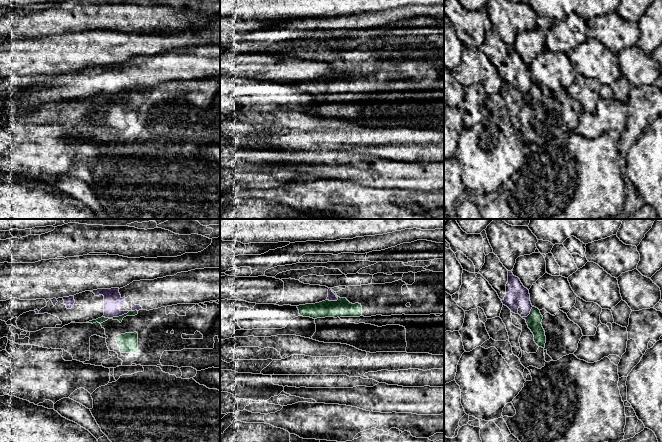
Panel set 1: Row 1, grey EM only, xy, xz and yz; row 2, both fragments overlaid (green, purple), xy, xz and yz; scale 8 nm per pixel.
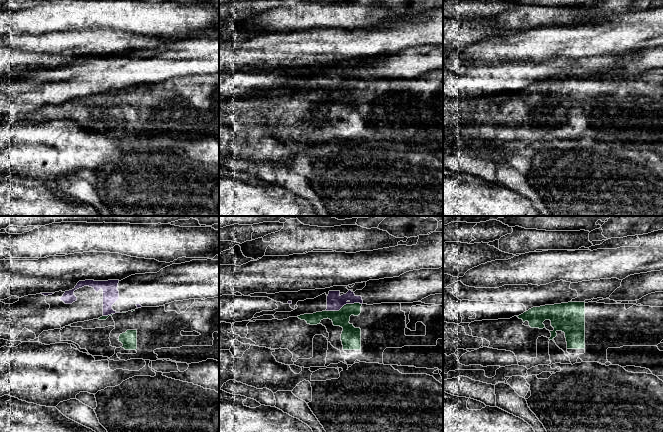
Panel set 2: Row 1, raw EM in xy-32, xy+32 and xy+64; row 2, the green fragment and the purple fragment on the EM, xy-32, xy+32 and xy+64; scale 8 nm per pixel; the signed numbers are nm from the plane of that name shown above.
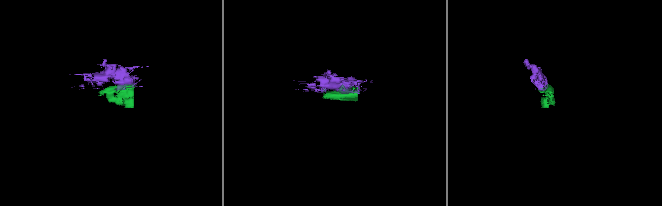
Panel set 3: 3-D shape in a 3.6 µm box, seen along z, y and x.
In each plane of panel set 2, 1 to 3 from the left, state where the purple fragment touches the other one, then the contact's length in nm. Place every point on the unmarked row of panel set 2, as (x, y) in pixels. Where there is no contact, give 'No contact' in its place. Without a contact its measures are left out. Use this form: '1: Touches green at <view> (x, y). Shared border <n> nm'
1: Touches green at xy-32 (108, 91). Shared border 80 nm
2: Touches green at xy+32 (344, 81). Shared border 300 nm
3: No contact

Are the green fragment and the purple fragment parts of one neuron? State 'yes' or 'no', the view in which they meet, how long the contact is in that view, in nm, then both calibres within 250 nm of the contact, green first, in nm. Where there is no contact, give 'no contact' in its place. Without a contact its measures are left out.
no; meets green in xy; contact 220 nm long; 50 nm thick on the green side, 140 nm on the other

